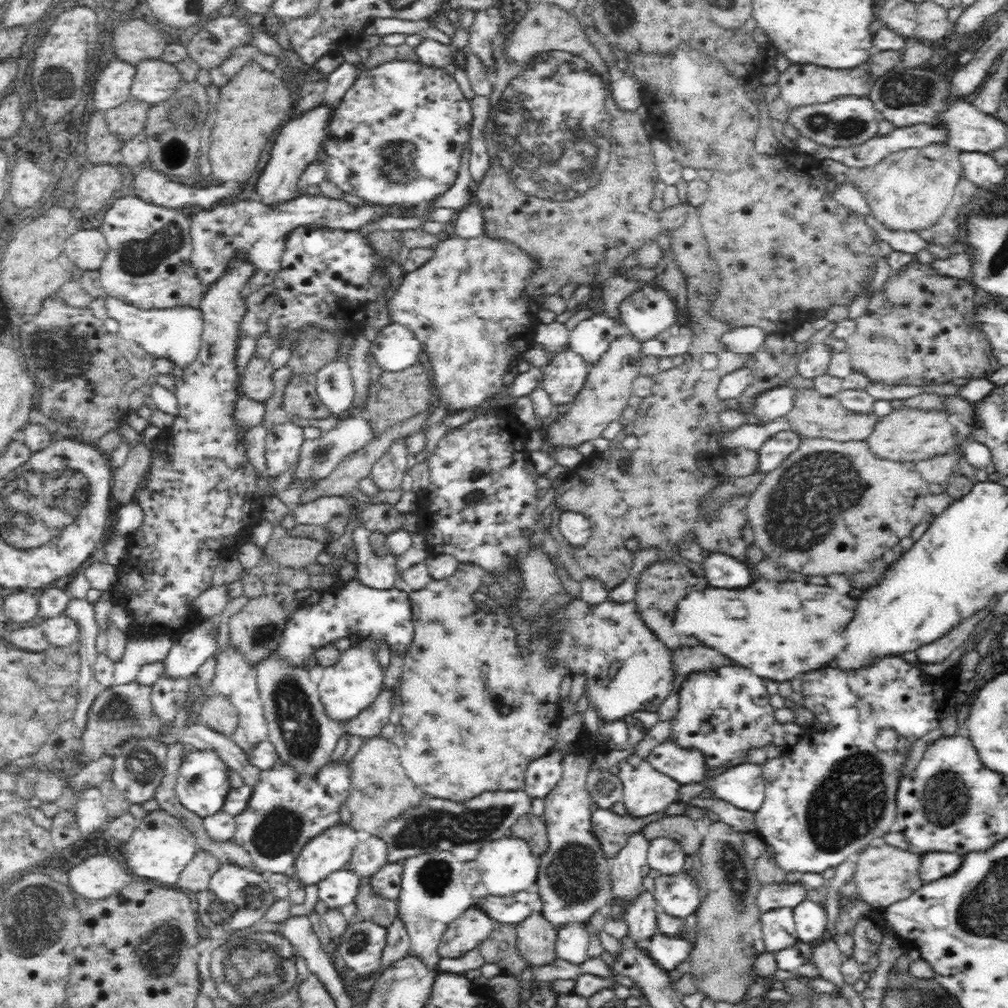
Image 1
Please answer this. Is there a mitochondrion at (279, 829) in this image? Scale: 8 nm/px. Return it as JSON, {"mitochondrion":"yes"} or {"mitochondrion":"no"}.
{"mitochondrion":"yes"}

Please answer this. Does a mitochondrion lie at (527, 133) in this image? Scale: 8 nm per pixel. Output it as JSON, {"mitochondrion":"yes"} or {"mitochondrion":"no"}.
{"mitochondrion":"yes"}

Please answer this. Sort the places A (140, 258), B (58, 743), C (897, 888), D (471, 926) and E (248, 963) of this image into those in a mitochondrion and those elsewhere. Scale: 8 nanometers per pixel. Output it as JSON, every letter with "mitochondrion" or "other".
{"A":"mitochondrion","B":"other","C":"other","D":"other","E":"mitochondrion"}

